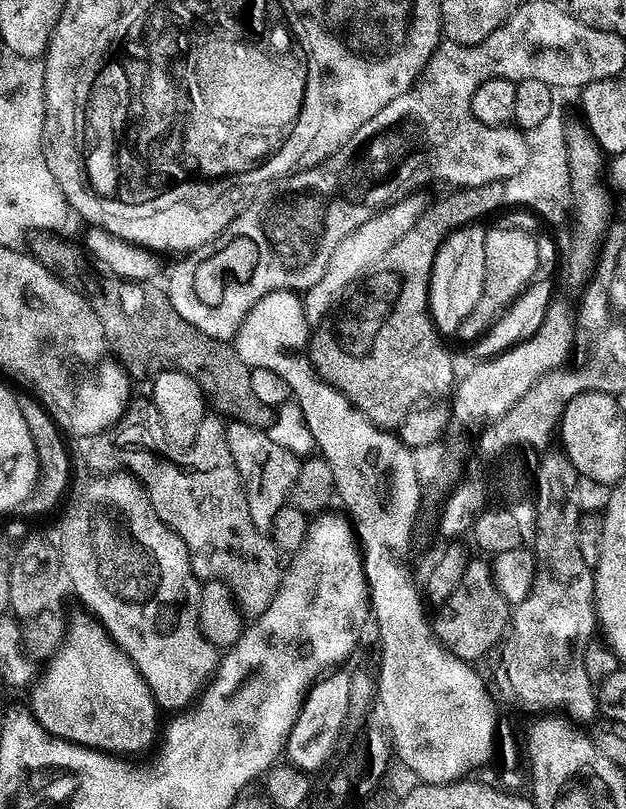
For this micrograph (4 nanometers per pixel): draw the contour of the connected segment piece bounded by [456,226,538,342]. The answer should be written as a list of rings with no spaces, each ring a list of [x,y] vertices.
[[[489,227],[486,232],[485,282],[482,283],[482,294],[470,314],[462,319],[456,336],[468,342],[475,342],[487,334],[511,304],[536,279],[537,270],[538,246],[533,233],[523,232],[520,228]]]

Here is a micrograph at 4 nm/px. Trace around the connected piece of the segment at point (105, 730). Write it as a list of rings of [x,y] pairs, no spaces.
[[[88,614],[83,615],[71,621],[68,637],[51,659],[49,664],[52,665],[49,666],[48,673],[31,687],[30,711],[47,732],[69,740],[71,744],[80,744],[84,748],[121,758],[132,758],[135,752],[146,751],[155,740],[157,743],[161,713],[156,707],[150,686],[142,678],[134,662],[130,662],[128,655],[112,641],[99,620]]]

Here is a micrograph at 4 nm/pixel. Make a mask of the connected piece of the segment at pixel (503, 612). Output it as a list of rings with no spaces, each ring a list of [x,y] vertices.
[[[469,559],[458,590],[435,613],[434,631],[441,644],[460,660],[477,662],[503,641],[510,623],[510,605],[500,593],[487,559]]]

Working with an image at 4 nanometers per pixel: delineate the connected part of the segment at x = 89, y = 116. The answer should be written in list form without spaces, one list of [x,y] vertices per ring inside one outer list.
[[[107,61],[91,84],[90,98],[84,110],[84,165],[88,184],[102,196],[113,197],[120,188],[122,172],[116,158],[116,118],[131,103],[129,78],[121,61]]]

